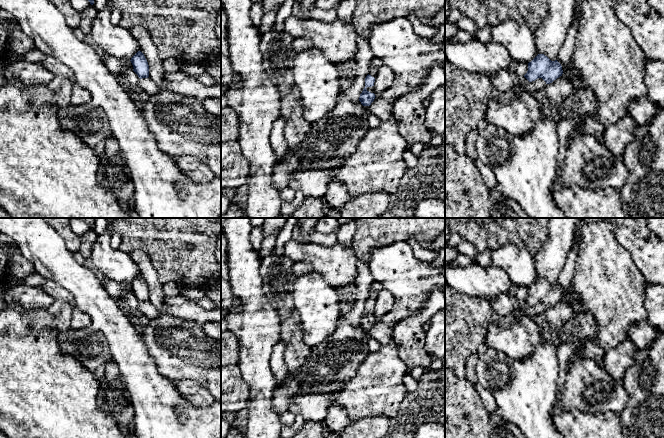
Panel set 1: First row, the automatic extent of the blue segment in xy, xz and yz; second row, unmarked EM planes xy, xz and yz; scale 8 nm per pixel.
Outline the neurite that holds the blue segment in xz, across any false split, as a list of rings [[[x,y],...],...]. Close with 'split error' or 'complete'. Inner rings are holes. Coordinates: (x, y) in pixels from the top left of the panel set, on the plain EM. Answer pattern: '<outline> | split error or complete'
[[[370,291],[368,299],[365,302],[365,311],[360,318],[359,325],[363,330],[370,330],[375,323],[374,306],[377,298],[377,292]]] | split error

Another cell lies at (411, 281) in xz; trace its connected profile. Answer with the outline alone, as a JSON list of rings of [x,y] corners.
[[[406,241],[375,249],[367,264],[374,280],[381,283],[395,298],[394,309],[376,320],[370,330],[364,330],[367,340],[374,339],[380,345],[393,340],[394,329],[401,320],[419,315],[433,292],[445,293],[445,268],[435,268],[417,259]]]

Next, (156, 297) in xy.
[[[137,249],[130,253],[134,262],[138,265],[141,276],[144,278],[149,289],[149,302],[158,310],[159,313],[168,313],[165,304],[166,296],[163,294],[163,284],[159,280],[149,255]]]

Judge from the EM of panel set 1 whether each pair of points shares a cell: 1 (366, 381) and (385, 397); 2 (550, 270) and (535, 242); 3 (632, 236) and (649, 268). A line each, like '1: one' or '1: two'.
1: one
2: two
3: one

